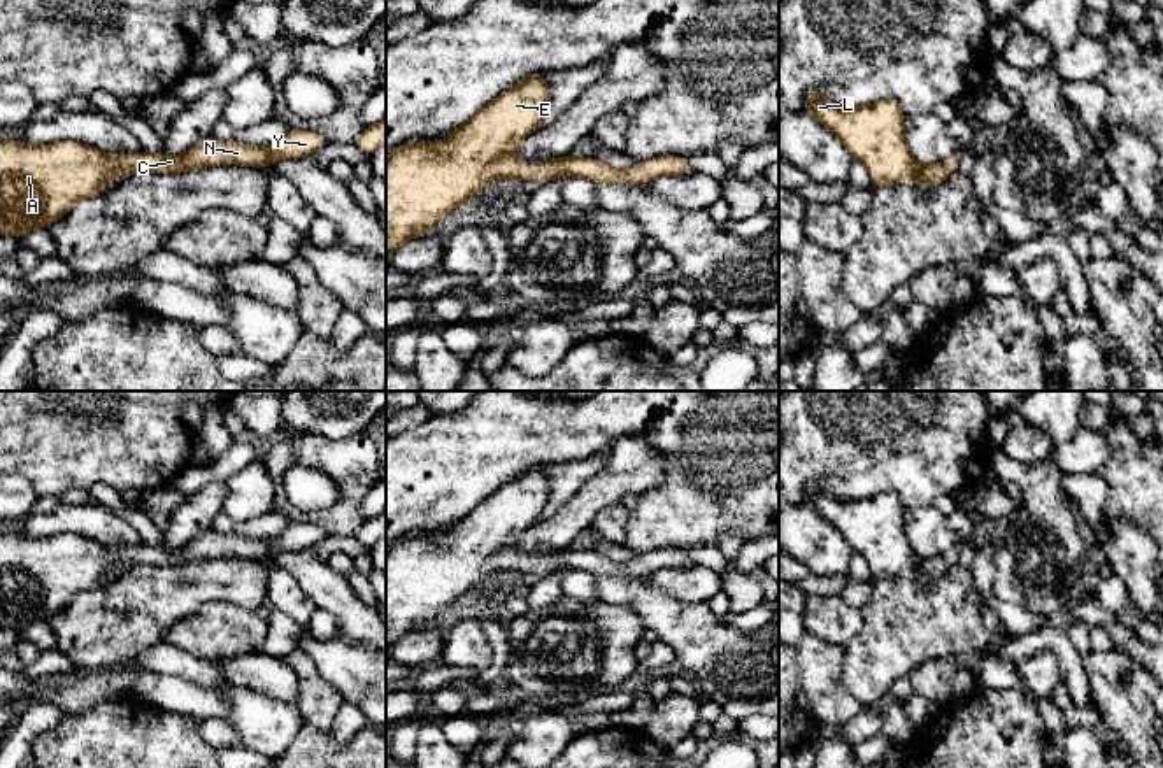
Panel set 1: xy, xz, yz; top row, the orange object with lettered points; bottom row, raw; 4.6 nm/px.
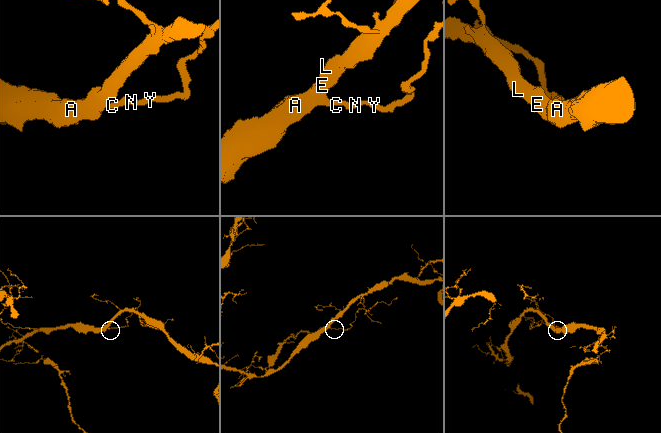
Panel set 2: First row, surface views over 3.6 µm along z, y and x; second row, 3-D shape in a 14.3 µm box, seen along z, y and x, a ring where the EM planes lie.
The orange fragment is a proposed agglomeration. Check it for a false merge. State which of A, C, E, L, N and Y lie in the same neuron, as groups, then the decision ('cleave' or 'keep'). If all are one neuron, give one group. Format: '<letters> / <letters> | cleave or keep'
A C E L N Y | keep

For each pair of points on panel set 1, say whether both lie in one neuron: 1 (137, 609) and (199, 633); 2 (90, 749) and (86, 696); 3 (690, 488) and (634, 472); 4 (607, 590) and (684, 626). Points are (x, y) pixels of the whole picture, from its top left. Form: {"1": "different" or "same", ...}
{"1": "different", "2": "different", "3": "different", "4": "same"}

